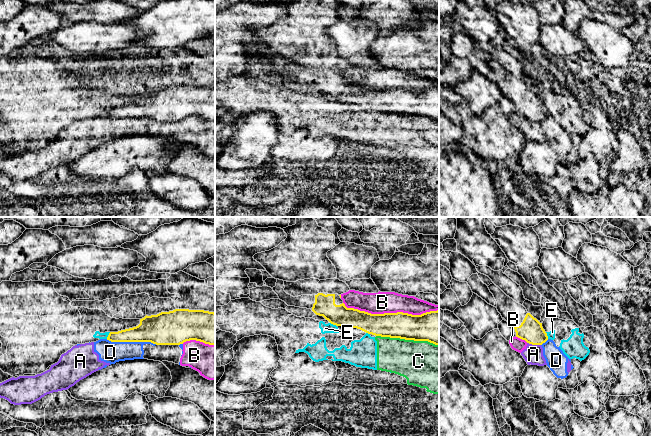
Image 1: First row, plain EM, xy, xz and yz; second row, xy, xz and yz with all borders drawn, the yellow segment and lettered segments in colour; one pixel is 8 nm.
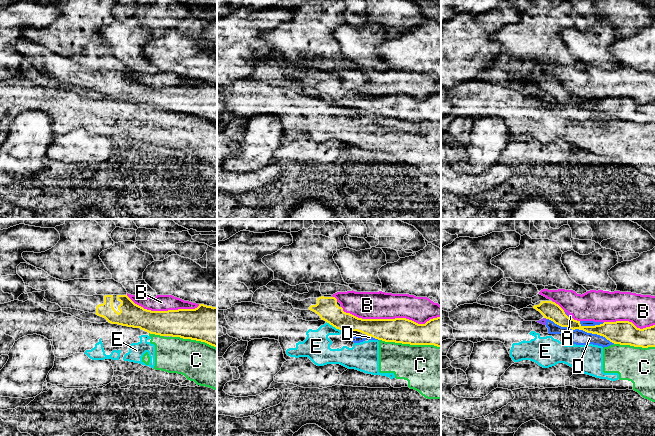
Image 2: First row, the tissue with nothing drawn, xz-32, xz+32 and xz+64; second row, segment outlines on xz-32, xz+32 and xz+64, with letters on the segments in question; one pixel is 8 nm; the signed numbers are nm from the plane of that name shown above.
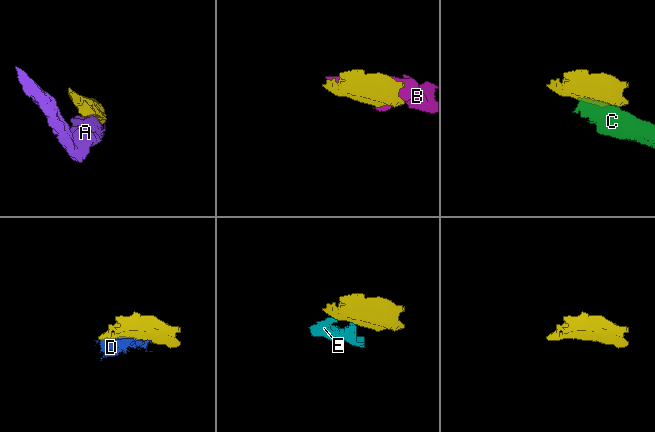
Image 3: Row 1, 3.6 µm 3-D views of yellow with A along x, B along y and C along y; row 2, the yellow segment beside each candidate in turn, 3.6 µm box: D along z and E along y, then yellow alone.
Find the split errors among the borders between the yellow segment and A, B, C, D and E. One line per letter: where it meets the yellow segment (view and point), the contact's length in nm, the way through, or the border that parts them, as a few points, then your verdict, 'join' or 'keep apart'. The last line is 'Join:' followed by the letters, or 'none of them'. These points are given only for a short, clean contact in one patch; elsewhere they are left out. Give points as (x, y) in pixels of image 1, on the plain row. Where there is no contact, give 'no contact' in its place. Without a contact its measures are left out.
A: contact yz (534, 120); length 110 nm; border yz (527, 118), (533, 121), (540, 121); keep apart
B: contact xz (390, 89); length 750 nm; keep apart
C: contact xz (407, 115); length 500 nm; keep apart
D: contact xy (131, 117); length 400 nm; keep apart
E: contact xy (108, 111); length 70 nm; border xy (110, 108), (106, 114); keep apart
Join: none of them

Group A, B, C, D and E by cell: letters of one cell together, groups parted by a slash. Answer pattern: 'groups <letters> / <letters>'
groups A B D / C E

